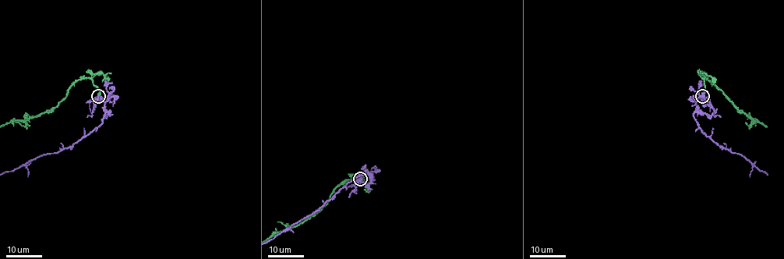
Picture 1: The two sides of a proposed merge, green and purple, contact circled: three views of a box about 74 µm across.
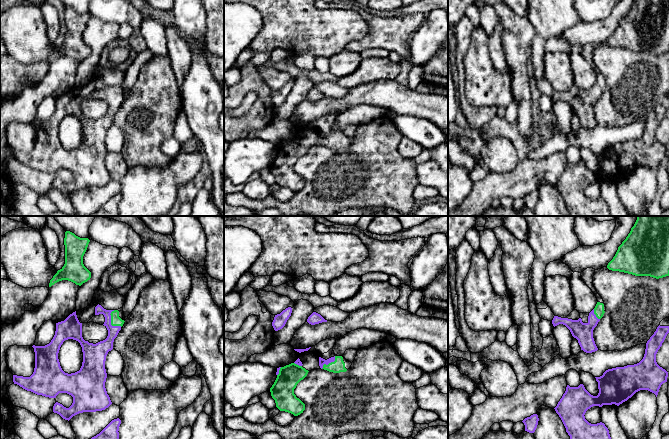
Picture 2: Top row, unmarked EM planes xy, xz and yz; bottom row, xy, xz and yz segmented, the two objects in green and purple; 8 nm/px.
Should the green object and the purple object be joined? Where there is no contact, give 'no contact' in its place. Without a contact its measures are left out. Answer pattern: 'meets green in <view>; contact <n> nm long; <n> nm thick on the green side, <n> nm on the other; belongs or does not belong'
meets green in xy; contact 150 nm long; 80 nm thick on the green side, 130 nm on the other; does not belong

